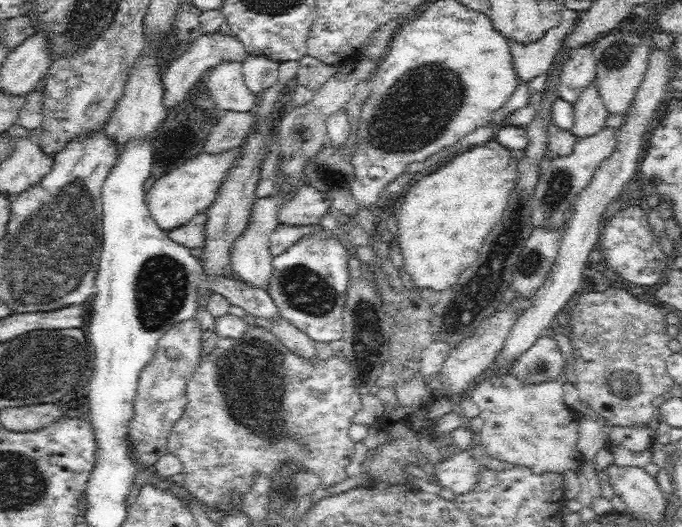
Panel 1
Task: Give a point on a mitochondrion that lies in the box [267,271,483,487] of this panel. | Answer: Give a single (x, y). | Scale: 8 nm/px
(367, 337)

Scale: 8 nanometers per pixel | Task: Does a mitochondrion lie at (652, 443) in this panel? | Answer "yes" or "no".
no

